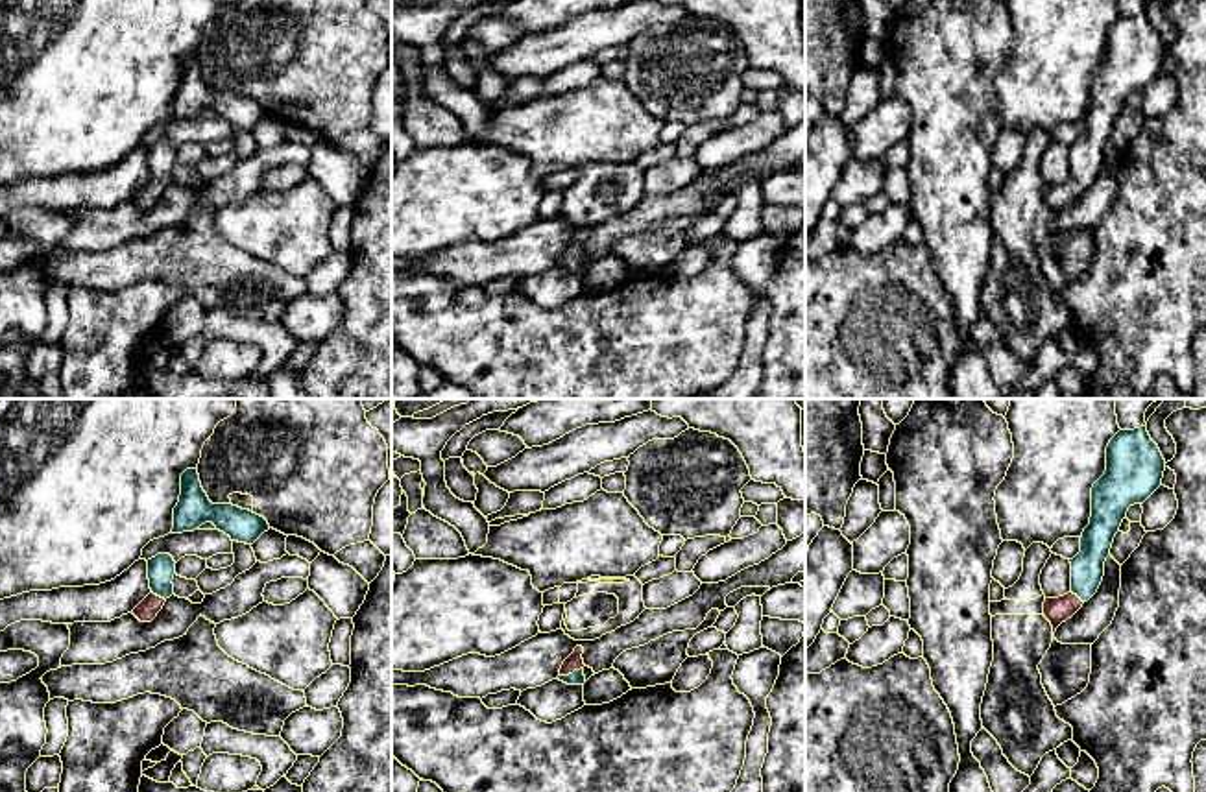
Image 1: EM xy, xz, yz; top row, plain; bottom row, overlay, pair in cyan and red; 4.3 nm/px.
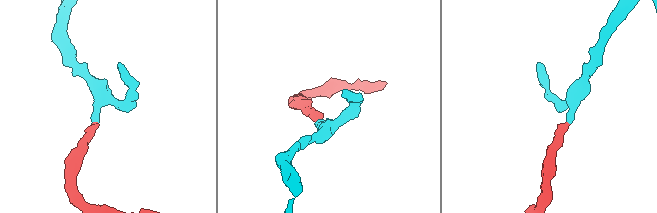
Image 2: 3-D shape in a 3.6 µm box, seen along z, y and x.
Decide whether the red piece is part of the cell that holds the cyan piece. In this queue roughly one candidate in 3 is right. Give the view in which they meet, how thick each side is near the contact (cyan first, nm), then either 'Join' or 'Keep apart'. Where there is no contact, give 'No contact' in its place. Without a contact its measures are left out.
Touches cyan in xz. Thickness 60 nm (cyan) against 70 nm. Join

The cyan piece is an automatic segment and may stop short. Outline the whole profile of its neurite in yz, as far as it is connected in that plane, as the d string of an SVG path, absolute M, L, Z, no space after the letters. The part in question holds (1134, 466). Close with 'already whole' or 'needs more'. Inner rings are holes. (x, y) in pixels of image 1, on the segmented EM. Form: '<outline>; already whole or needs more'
M1147 426L1119 430L1110 439L1106 471L1091 487L1091 517L1080 537L1080 552L1069 559L1071 591L1043 602L1053 633L1097 593L1128 508L1143 504L1162 486L1164 471L1165 460Z; needs more

